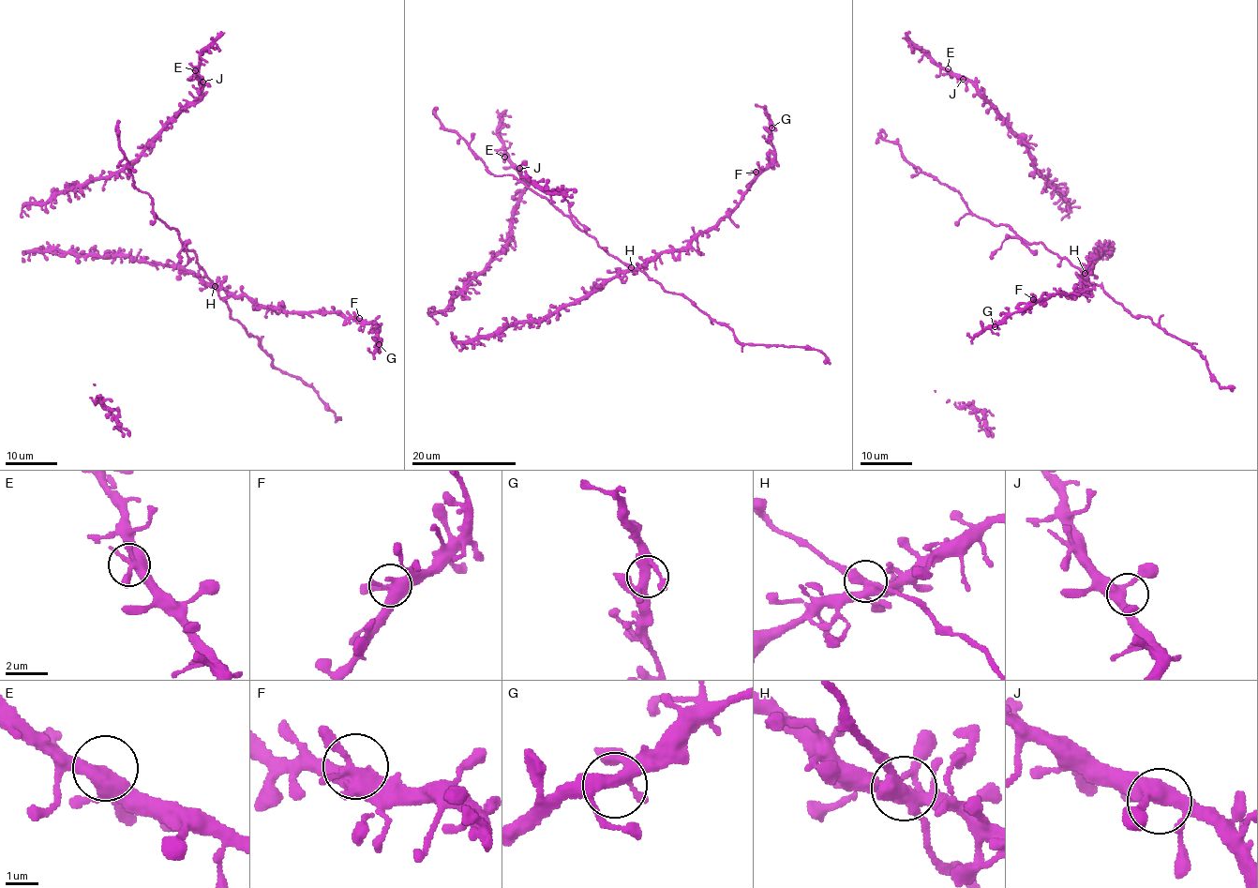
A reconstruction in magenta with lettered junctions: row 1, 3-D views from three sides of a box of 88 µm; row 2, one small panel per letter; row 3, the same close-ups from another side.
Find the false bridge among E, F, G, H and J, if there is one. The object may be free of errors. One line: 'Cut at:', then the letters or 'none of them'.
Cut at: H

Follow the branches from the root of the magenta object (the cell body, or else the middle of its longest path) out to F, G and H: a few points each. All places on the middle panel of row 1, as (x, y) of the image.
F: (512, 323), (544, 320), (587, 298), (621, 272), (641, 266), (663, 252), (684, 248), (736, 206), (756, 172)
G: (512, 323), (544, 320), (621, 272), (684, 248), (711, 230), (771, 160), (771, 127)
H: (512, 323), (544, 320), (563, 308), (587, 298), (631, 266)

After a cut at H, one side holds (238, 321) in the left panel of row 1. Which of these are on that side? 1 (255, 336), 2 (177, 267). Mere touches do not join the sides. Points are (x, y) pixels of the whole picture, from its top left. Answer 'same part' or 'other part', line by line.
1: same part
2: other part

